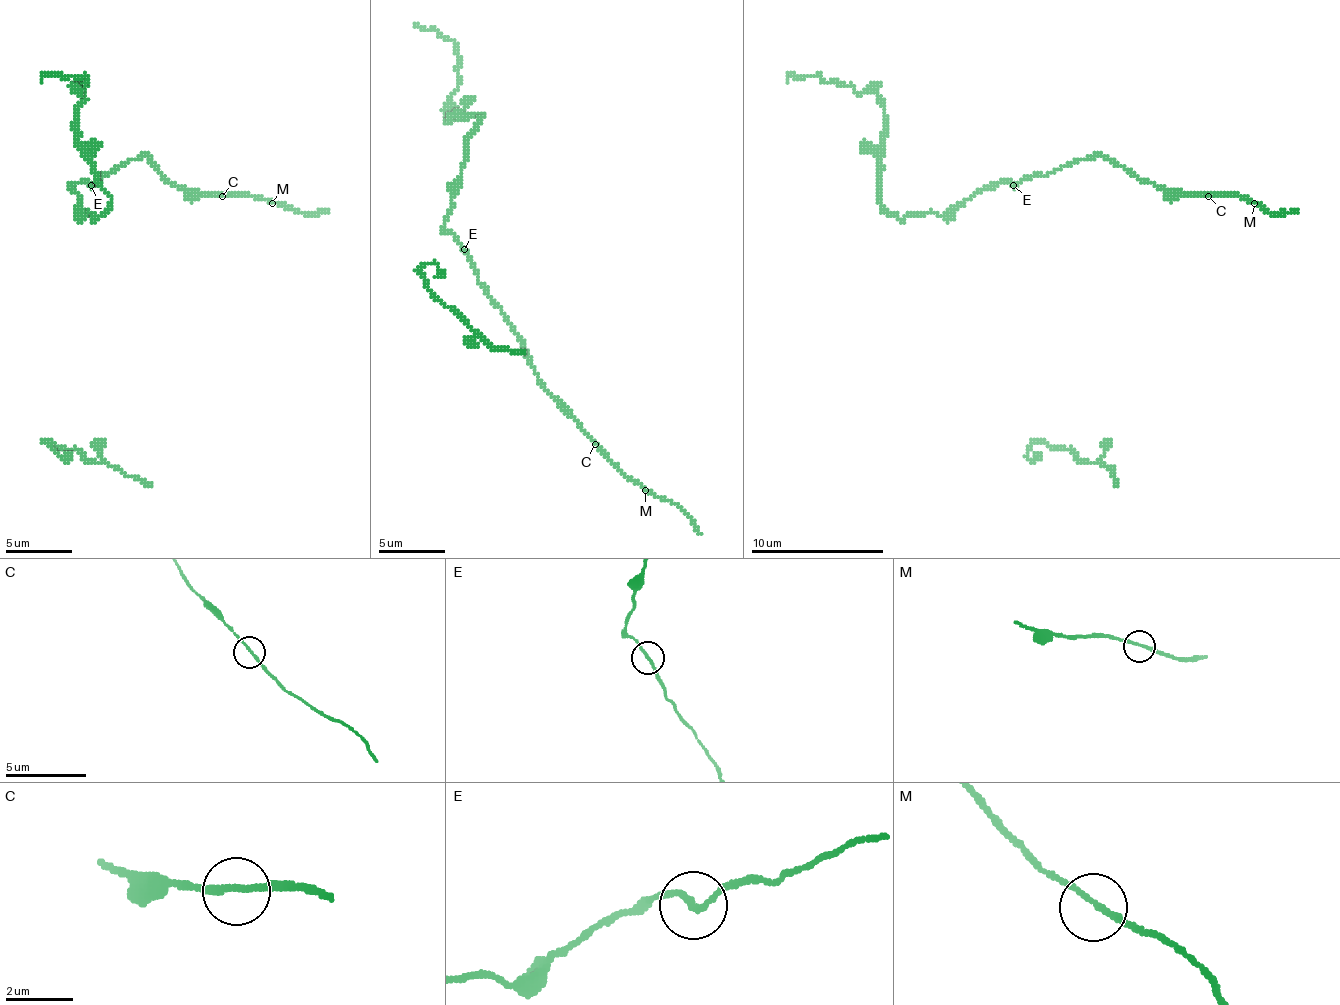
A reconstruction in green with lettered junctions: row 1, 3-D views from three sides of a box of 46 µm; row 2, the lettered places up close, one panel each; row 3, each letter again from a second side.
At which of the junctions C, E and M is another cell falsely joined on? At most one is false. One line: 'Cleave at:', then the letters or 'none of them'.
Cleave at: none of them

